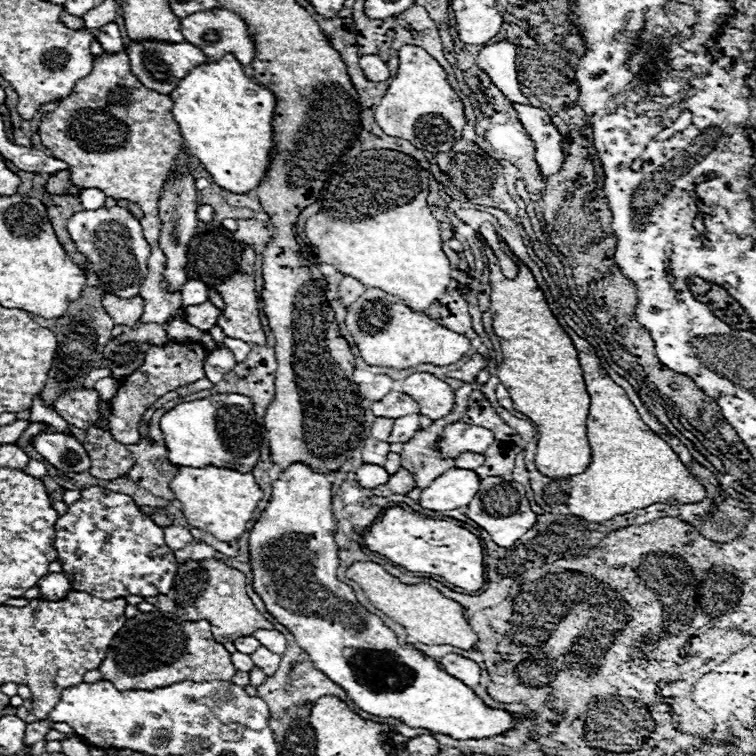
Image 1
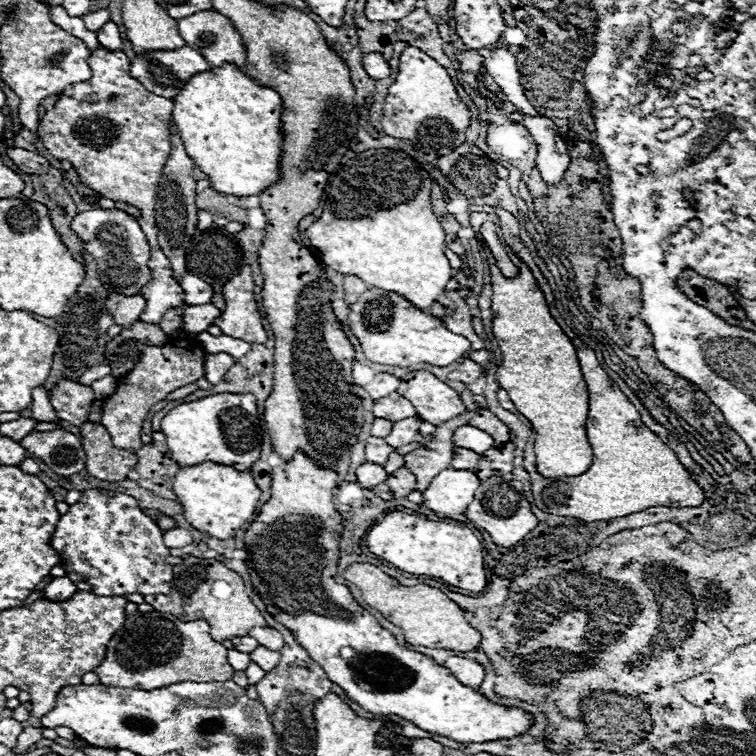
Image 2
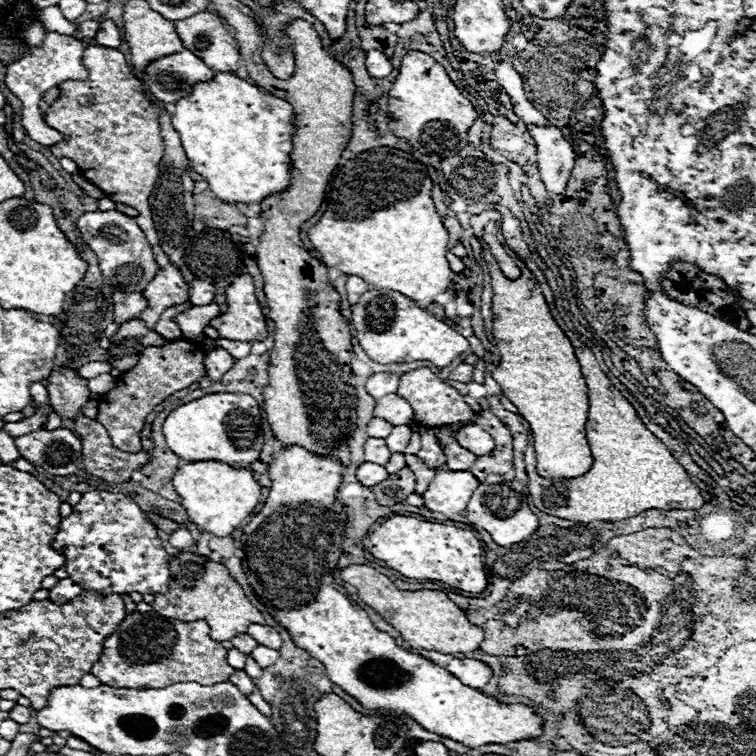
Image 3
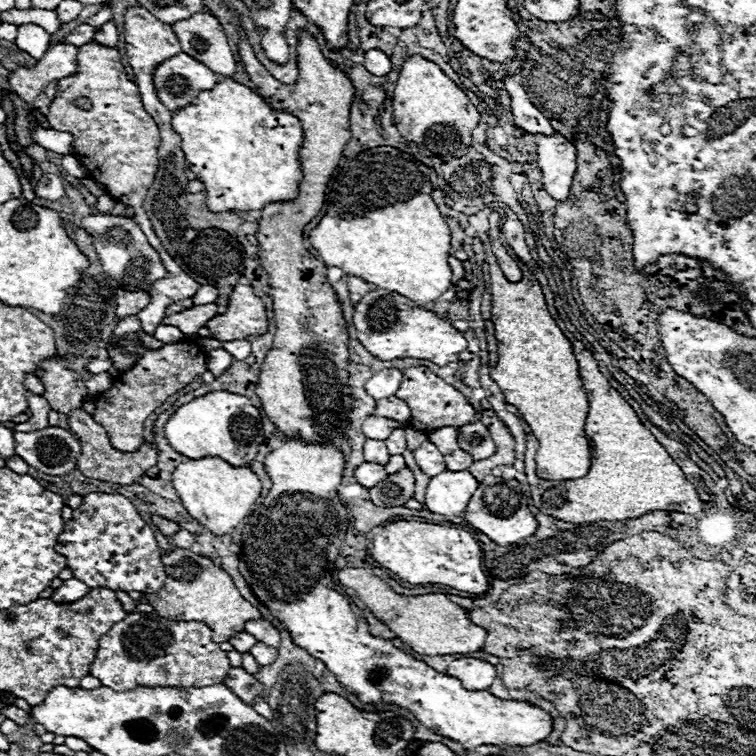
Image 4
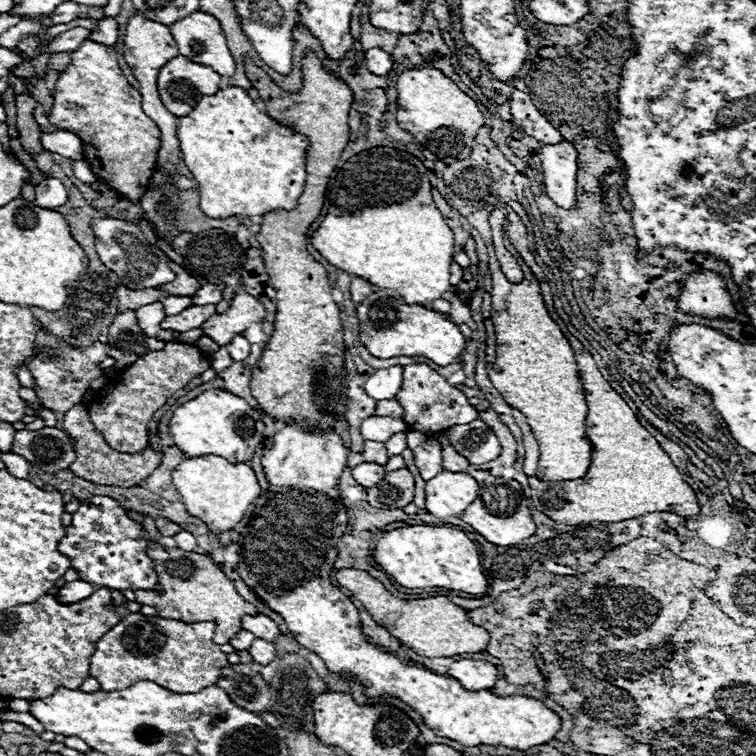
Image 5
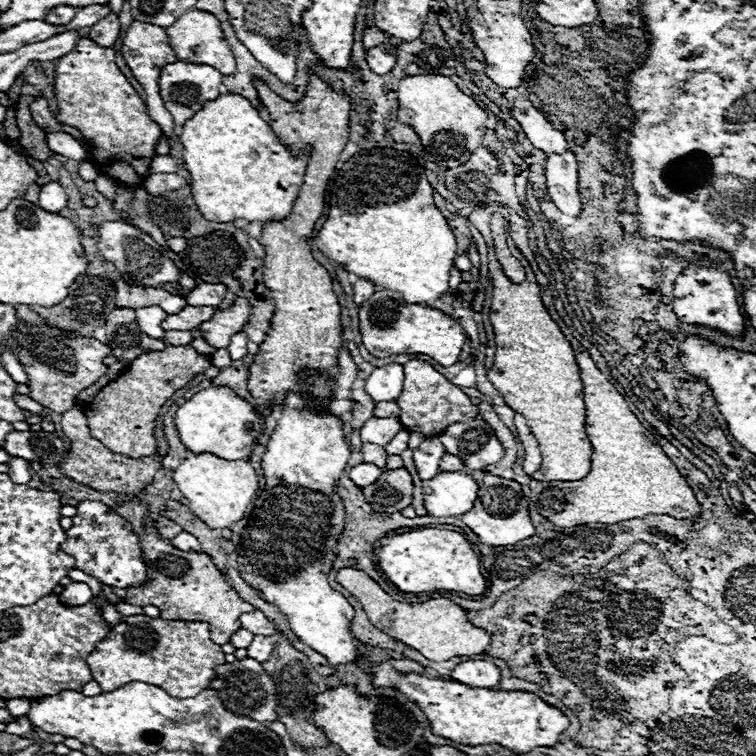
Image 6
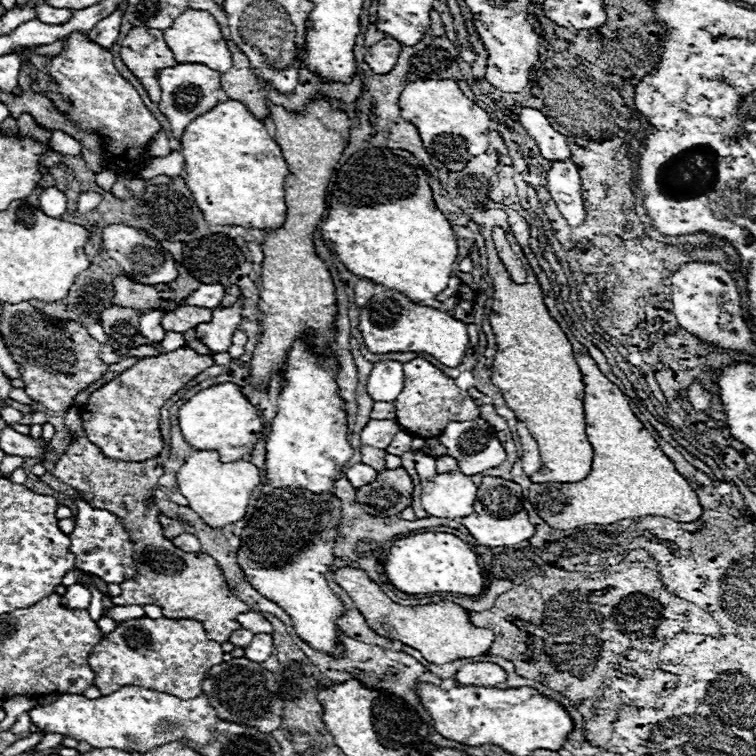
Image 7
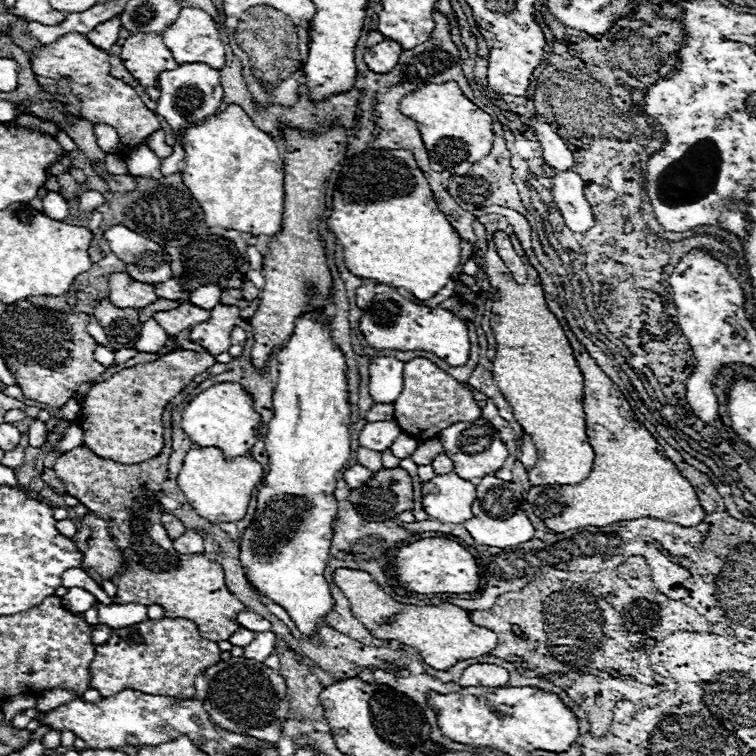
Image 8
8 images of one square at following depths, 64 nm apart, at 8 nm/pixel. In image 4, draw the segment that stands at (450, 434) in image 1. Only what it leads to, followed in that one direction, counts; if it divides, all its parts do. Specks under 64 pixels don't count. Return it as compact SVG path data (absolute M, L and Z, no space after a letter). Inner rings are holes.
M480 420L464 424L462 428L458 428L458 444L474 460L490 458L496 452L496 444L494 444L488 428Z

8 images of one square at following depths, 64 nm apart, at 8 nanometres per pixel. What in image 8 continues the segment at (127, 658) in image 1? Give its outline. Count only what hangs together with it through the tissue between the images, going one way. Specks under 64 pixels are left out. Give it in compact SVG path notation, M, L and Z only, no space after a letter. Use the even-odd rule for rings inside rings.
M184 618L146 620L122 630L114 630L108 642L96 648L90 668L90 688L98 690L102 698L114 696L122 690L186 698L194 694L194 676L218 660L218 644L200 638L194 622Z

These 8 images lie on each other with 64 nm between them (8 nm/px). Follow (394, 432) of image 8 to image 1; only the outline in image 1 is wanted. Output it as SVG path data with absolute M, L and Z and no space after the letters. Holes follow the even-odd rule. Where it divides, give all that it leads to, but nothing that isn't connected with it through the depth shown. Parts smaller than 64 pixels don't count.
M376 418L374 420L374 424L372 424L372 438L386 440L390 432L392 432L392 420L388 420L388 418Z

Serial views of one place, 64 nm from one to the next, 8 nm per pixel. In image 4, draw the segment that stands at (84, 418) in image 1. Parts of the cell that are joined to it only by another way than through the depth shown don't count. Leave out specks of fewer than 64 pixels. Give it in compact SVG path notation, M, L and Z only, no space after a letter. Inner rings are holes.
M54 356L40 364L42 372L38 374L44 384L44 398L50 408L62 414L70 414L80 408L88 396L86 382L92 374L86 370L90 358L82 356Z

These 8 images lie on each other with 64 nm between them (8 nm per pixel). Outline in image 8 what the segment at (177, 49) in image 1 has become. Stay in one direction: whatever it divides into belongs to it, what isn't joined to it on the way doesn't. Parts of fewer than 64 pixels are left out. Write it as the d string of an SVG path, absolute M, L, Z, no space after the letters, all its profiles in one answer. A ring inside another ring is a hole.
M204 62L180 64L174 70L166 70L164 74L160 74L158 82L160 82L160 98L156 112L172 126L174 132L178 132L186 124L212 116L220 108L224 98L224 90L220 84L220 70L214 70Z

